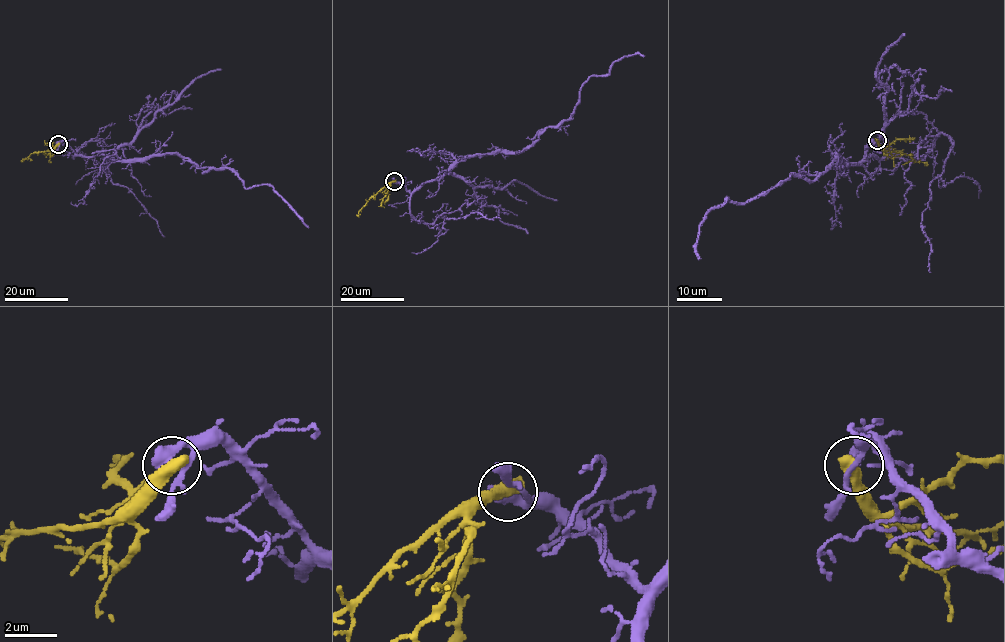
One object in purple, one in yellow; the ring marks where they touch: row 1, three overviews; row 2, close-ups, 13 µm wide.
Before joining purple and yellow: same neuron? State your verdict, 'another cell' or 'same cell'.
another cell

